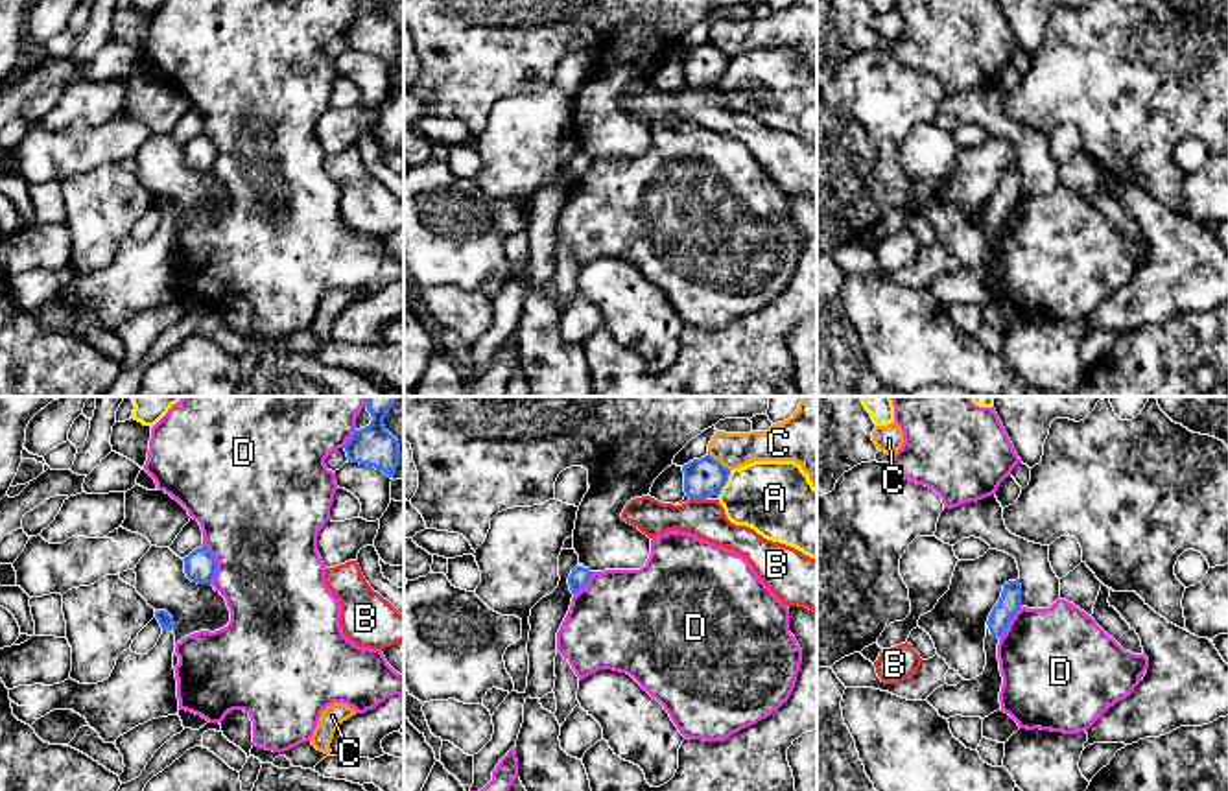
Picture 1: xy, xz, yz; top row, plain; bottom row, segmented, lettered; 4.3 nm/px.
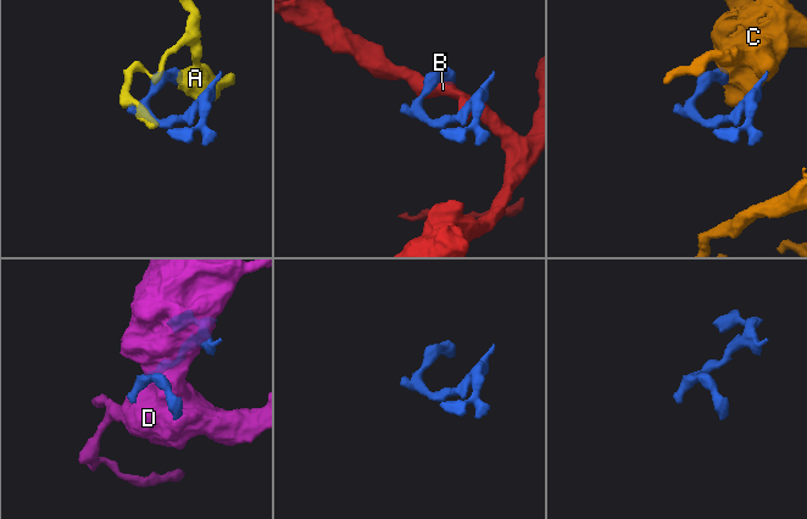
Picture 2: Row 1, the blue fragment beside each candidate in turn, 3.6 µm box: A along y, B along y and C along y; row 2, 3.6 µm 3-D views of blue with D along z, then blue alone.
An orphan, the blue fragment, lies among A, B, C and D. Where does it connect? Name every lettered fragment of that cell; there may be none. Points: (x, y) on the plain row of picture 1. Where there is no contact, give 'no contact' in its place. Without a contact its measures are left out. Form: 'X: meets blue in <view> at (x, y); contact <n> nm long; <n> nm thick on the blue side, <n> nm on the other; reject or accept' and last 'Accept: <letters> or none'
A: meets blue in xz at (725, 70); contact 130 nm long; 180 nm thick on the blue side, 340 nm on the other; reject
B: meets blue in xz at (697, 85); contact 70 nm long; 180 nm thick on the blue side, 170 nm on the other; reject
C: meets blue in xz at (718, 48); contact 130 nm long; 180 nm thick on the blue side, 160 nm on the other; reject
D: meets blue in xy at (216, 152); contact 180 nm long; 140 nm thick on the blue side, 480 nm on the other; reject
Accept: none

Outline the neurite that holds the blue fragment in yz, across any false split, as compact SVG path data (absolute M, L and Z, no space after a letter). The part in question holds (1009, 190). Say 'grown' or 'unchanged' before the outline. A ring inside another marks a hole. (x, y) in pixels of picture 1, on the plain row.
grown; M1020 166L1005 170L1001 184L992 195L986 208L985 258L972 267L962 266L957 273L944 271L926 286L939 299L940 304L950 306L955 302L962 302L985 306L990 301L1001 297L999 278L1003 273L1003 264L999 258L998 230L1020 194Z

